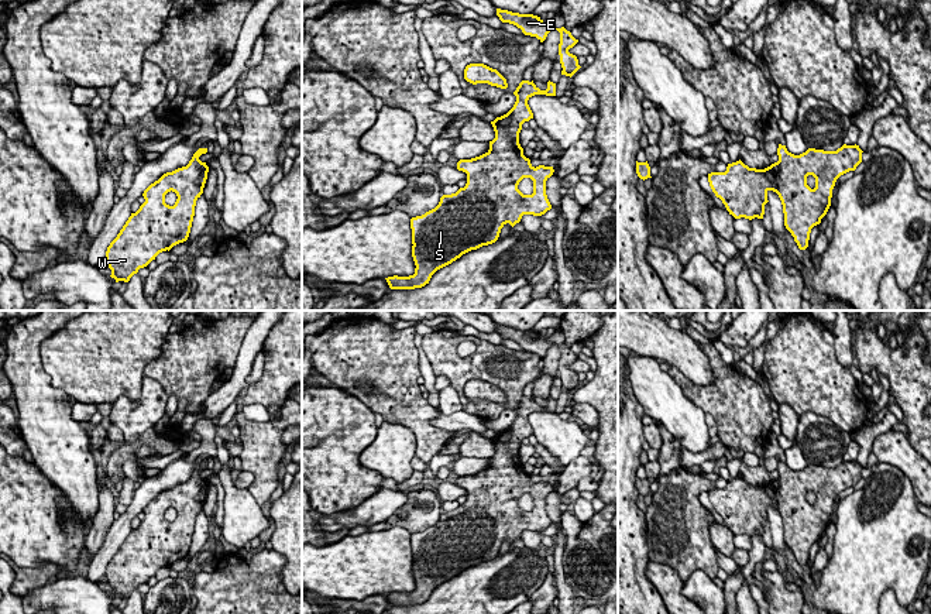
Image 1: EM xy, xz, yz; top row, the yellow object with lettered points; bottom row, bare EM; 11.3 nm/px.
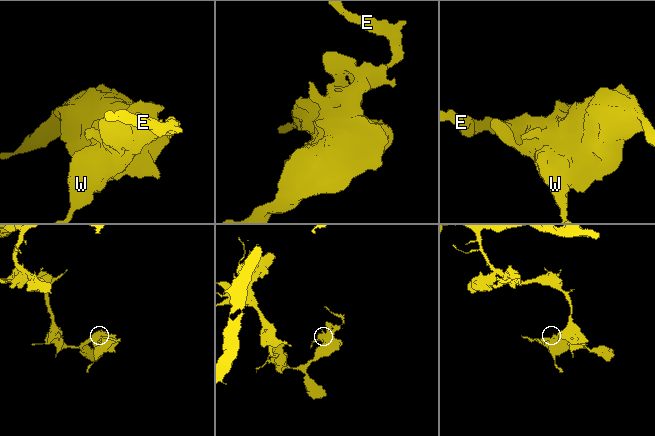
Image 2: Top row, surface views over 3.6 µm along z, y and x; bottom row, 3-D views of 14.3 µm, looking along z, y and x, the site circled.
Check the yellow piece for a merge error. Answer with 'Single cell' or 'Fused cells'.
Single cell

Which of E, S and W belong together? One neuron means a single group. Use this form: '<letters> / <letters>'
E S W

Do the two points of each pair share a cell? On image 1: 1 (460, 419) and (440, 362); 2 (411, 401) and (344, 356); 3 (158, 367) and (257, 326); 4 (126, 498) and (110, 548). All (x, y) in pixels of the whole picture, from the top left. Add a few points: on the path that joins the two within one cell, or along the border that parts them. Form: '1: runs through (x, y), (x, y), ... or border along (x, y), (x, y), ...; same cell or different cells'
1: border along (463, 410), (483, 419); different cells
2: runs through (394, 390), (361, 357); same cell
3: border along (251, 325), (234, 362); different cells
4: border along (137, 486), (133, 500), (127, 507); different cells

